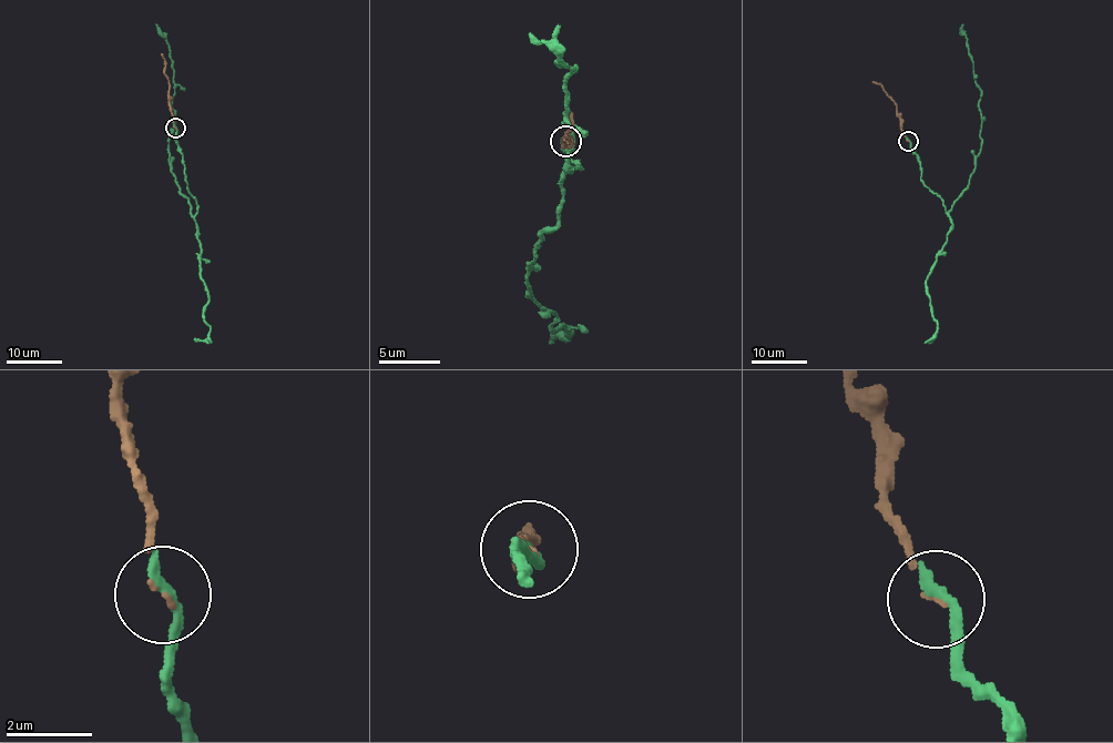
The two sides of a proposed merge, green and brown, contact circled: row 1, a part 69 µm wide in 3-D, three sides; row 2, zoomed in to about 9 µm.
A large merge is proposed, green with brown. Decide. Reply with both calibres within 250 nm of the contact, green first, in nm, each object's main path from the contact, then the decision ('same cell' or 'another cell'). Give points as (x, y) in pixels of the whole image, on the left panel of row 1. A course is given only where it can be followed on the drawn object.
300/80 nm | green via (175, 128), (187, 189), (197, 204), (193, 216), (169, 162), (173, 64), (155, 24) | brown via (175, 128), (161, 54) | same cell

